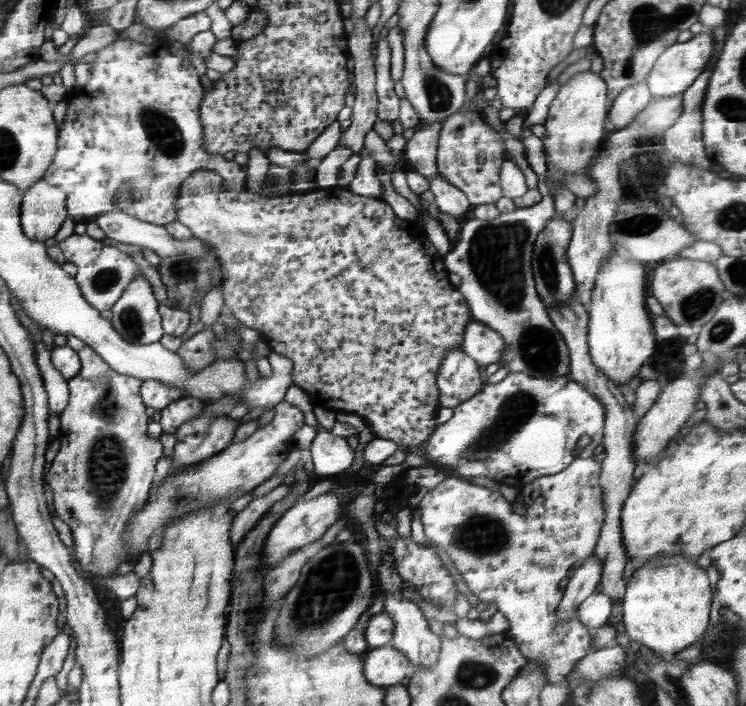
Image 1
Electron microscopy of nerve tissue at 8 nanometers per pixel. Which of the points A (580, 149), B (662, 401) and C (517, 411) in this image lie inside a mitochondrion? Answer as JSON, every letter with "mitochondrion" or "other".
{"A":"other","B":"other","C":"mitochondrion"}

